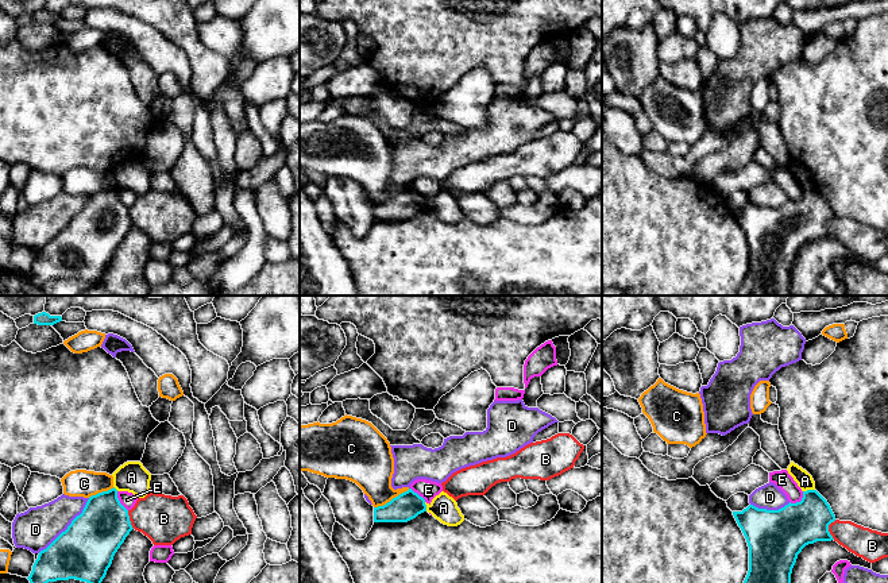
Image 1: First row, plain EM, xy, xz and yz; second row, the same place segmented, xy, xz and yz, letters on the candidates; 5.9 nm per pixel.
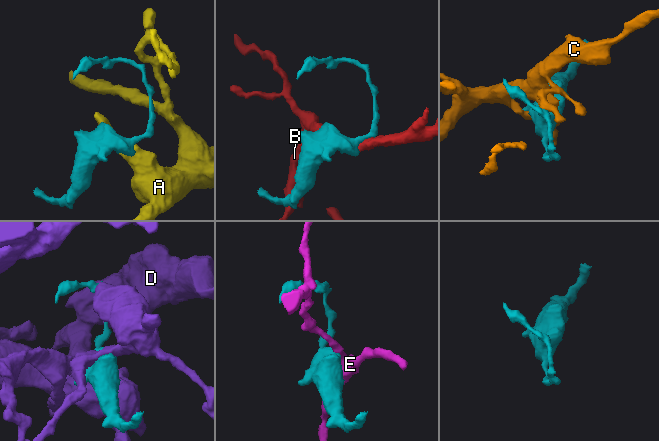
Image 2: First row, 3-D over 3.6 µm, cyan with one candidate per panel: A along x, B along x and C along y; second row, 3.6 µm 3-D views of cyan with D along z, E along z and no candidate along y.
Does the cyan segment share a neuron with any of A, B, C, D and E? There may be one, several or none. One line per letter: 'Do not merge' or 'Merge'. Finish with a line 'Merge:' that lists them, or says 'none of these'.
A: Do not merge
B: Do not merge
C: Do not merge
D: Do not merge
E: Do not merge
Merge: none of these

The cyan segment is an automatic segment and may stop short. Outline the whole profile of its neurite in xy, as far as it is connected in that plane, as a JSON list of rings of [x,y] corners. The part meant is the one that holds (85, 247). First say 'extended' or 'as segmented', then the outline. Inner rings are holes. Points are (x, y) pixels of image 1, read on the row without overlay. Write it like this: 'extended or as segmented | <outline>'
as segmented | [[[117,188],[89,194],[82,211],[77,213],[46,247],[40,248],[27,275],[32,285],[42,287],[49,279],[76,277],[101,286],[101,279],[113,254],[132,228],[128,208],[120,201]]]

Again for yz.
as segmented | [[[816,188],[803,189],[800,200],[789,200],[779,208],[749,202],[742,209],[733,209],[733,213],[749,244],[749,269],[737,296],[791,296],[791,271],[798,252],[808,242],[834,238],[829,223],[835,213]]]

